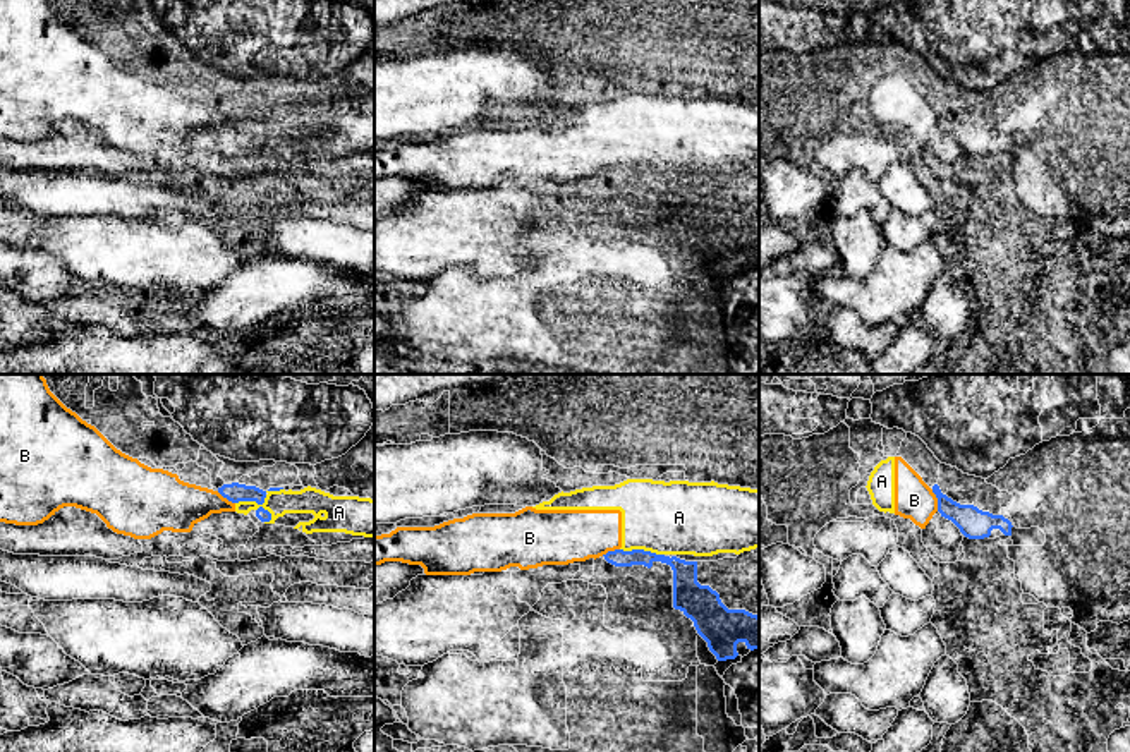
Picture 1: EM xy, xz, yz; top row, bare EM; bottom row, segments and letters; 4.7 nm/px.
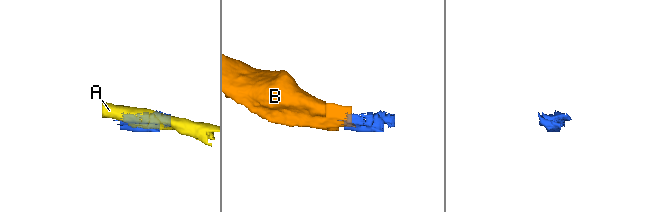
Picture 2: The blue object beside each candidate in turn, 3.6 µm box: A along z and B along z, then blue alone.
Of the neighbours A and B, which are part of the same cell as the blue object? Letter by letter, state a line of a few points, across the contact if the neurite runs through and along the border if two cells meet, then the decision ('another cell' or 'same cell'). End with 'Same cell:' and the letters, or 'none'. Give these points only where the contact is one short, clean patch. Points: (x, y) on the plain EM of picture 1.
A: line xy (236, 117), (256, 117), (272, 134); another cell
B: line yz (931, 105), (938, 126); another cell
Same cell: none

